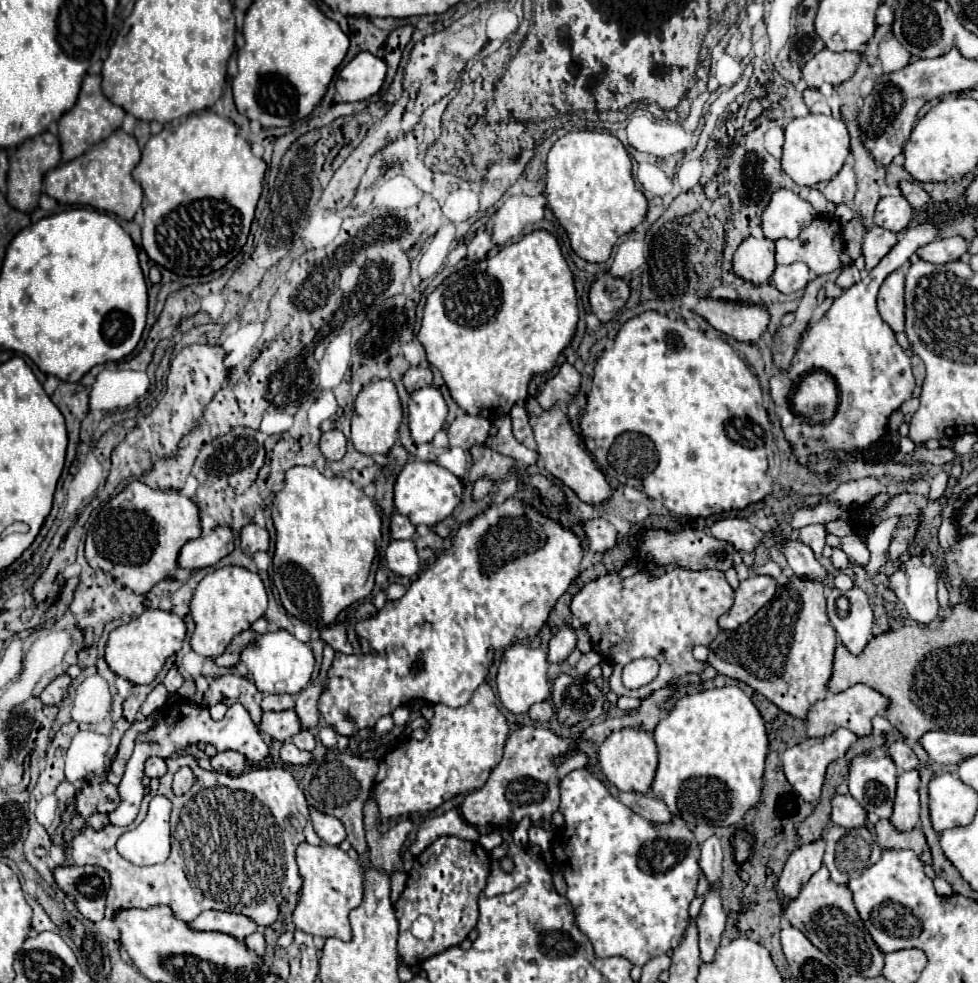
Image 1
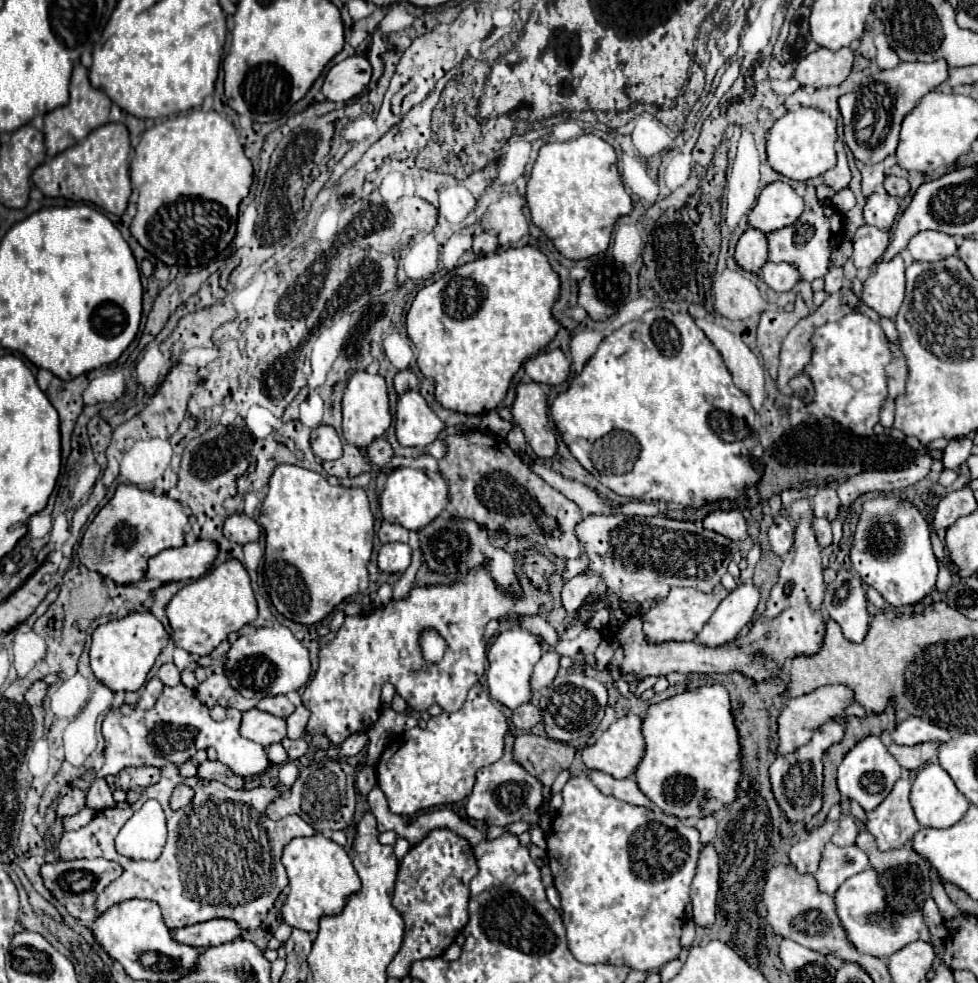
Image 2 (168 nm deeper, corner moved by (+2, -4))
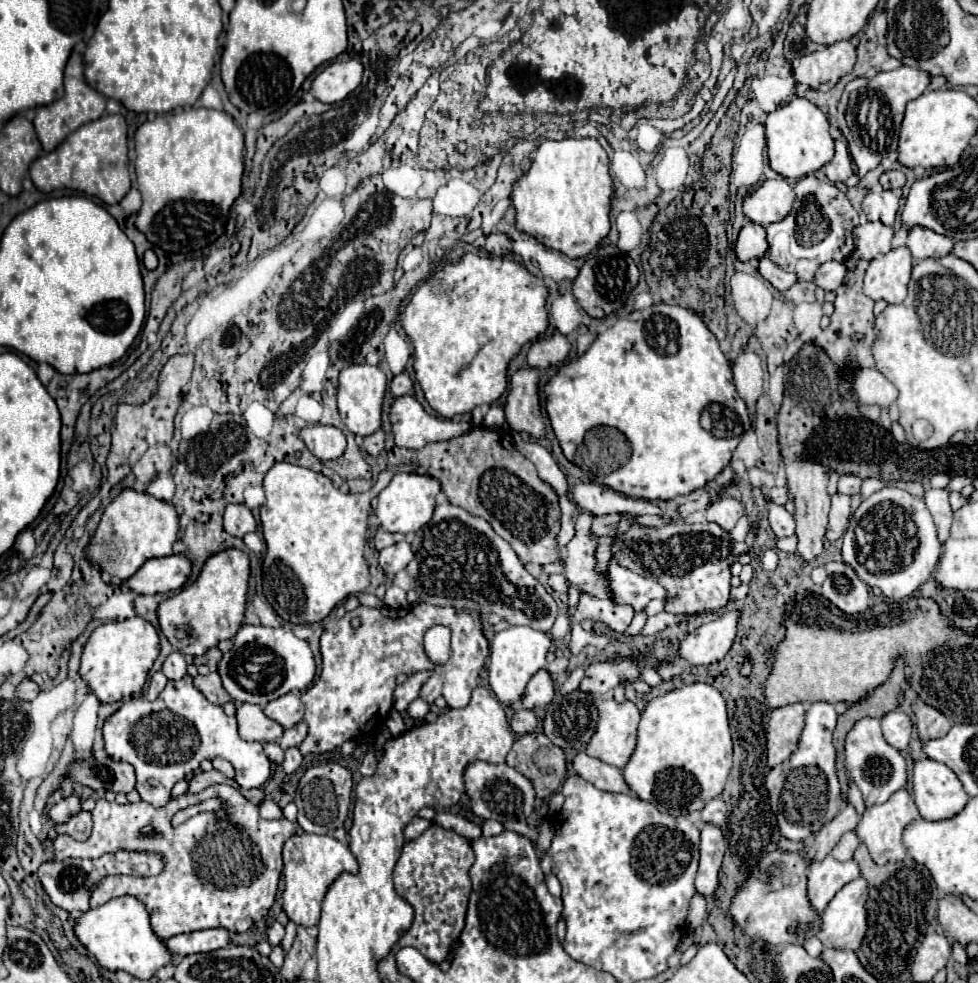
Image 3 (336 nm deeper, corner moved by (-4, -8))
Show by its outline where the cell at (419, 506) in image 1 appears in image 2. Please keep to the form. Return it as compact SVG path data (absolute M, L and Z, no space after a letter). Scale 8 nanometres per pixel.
M397 467L387 475L385 489L379 495L379 509L383 519L389 523L399 523L409 531L423 529L429 525L449 503L447 483L439 471L425 471L425 469L411 469L411 467Z

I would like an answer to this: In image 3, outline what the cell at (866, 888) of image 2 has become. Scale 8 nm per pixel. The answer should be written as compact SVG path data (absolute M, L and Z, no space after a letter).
M863 877L847 883L833 897L833 901L823 911L823 925L821 925L821 931L817 933L817 937L823 941L825 947L851 949L851 951L857 951L861 947L865 933L867 933L867 927L869 927L867 925L867 909L865 909L867 899L869 899L869 883Z

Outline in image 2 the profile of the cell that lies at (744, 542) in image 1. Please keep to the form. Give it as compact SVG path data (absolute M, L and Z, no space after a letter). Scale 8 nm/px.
M715 509L703 519L703 525L711 531L729 537L731 541L741 541L747 537L747 523L739 509L729 509L729 511Z

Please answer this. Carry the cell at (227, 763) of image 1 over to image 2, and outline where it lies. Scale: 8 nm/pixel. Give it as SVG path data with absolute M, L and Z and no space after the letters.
M205 761L197 767L197 777L199 779L215 779L225 783L231 789L243 789L245 781L241 777L237 777L227 765L223 765L221 761Z

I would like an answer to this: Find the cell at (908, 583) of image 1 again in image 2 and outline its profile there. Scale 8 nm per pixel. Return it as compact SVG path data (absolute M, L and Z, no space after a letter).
M877 495L871 499L879 501L863 501L863 511L853 531L849 549L851 565L863 583L877 589L889 605L901 607L919 603L927 593L933 591L939 573L937 557L931 549L929 525L915 505L911 513L909 505L893 501L903 499L899 495Z

